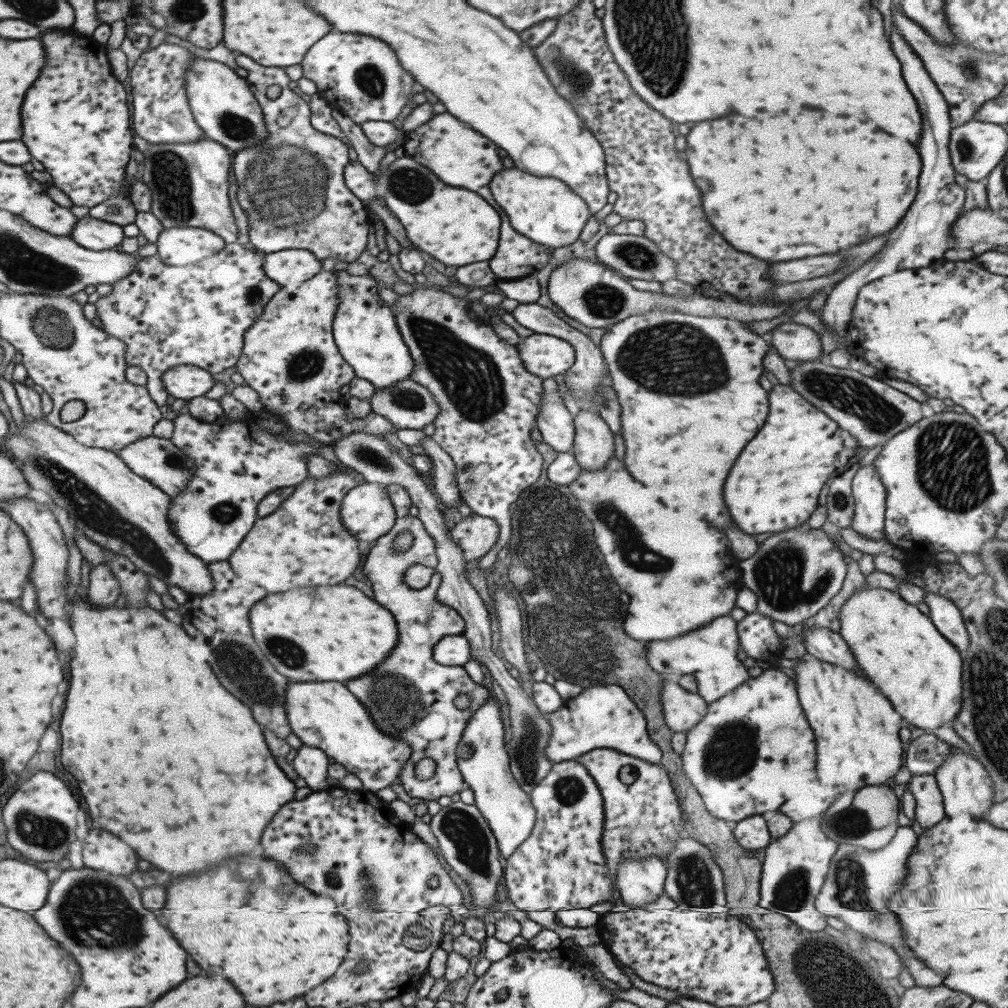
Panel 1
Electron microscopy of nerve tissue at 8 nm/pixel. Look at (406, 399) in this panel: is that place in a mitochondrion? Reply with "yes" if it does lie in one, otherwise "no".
yes

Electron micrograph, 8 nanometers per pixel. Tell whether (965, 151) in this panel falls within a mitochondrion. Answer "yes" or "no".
yes

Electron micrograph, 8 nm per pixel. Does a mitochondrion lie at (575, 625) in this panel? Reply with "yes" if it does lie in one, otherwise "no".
yes

